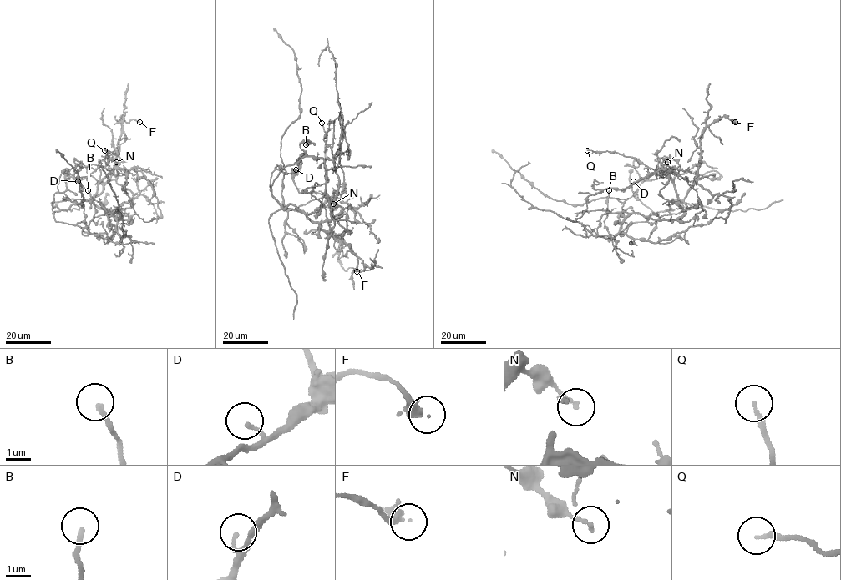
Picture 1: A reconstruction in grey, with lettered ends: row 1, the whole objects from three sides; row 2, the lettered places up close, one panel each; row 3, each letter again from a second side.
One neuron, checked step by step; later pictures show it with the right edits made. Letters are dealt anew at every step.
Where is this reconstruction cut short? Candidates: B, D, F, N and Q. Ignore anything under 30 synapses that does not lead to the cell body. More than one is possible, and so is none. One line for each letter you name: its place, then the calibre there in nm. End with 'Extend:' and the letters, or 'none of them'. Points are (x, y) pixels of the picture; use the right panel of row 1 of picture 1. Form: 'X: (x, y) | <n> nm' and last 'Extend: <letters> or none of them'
Extend: none of them

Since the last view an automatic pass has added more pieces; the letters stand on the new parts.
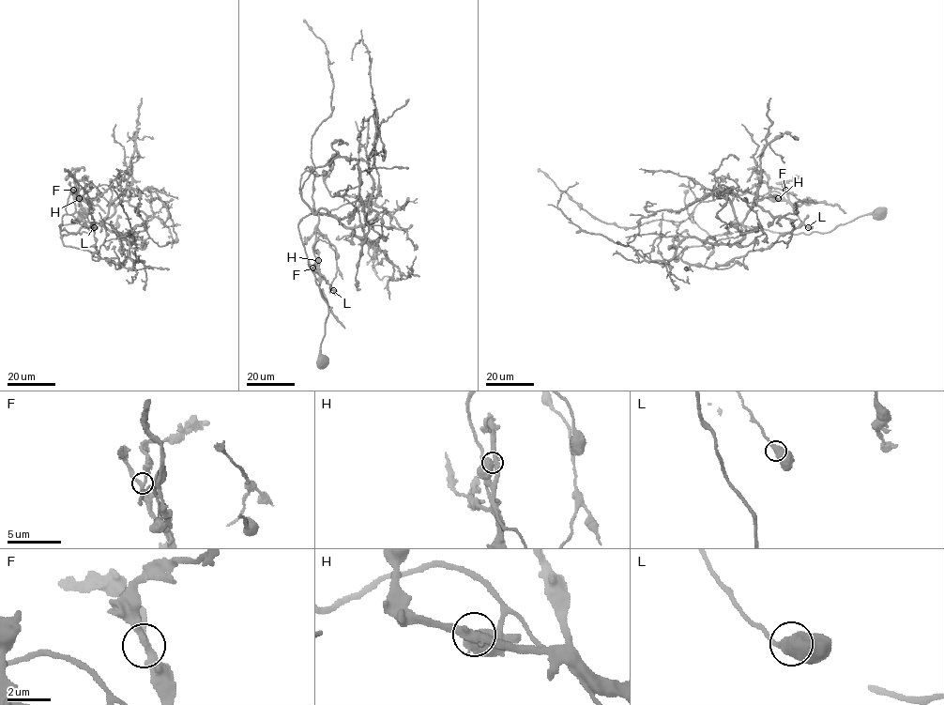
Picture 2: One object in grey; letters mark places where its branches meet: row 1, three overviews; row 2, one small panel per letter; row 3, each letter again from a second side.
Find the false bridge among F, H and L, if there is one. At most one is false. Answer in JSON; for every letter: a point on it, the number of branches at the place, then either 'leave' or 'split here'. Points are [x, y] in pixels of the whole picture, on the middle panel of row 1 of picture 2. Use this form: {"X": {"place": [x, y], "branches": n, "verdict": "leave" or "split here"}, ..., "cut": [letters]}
{"F": {"place": [312, 268], "branches": 3, "verdict": "leave"}, "H": {"place": [318, 260], "branches": 3, "verdict": "split here"}, "L": {"place": [333, 290], "branches": 2, "verdict": "leave"}, "cut": ["H"]}

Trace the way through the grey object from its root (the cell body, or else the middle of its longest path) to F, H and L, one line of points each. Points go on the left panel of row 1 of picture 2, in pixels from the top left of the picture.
F: (82, 213), (89, 233), (58, 226), (81, 222), (92, 223), (62, 236), (75, 191), (79, 200), (73, 190)
H: (82, 213), (89, 233), (58, 226), (81, 222), (92, 223), (62, 236), (75, 191), (79, 198)
L: (82, 213), (89, 233), (58, 226), (81, 222), (92, 223), (62, 236), (75, 191), (94, 227)

